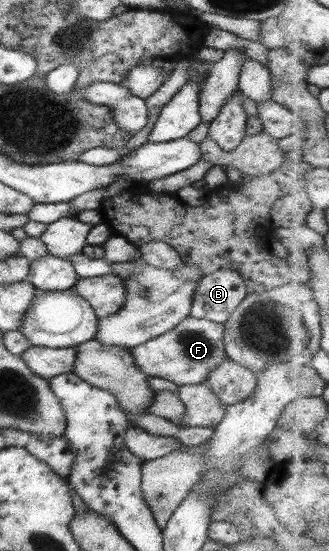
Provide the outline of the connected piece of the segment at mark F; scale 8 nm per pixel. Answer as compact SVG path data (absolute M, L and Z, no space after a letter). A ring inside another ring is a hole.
M186 317L167 333L137 345L132 349L131 357L135 367L144 375L161 377L177 386L202 384L208 373L226 359L223 351L223 325L206 319Z

